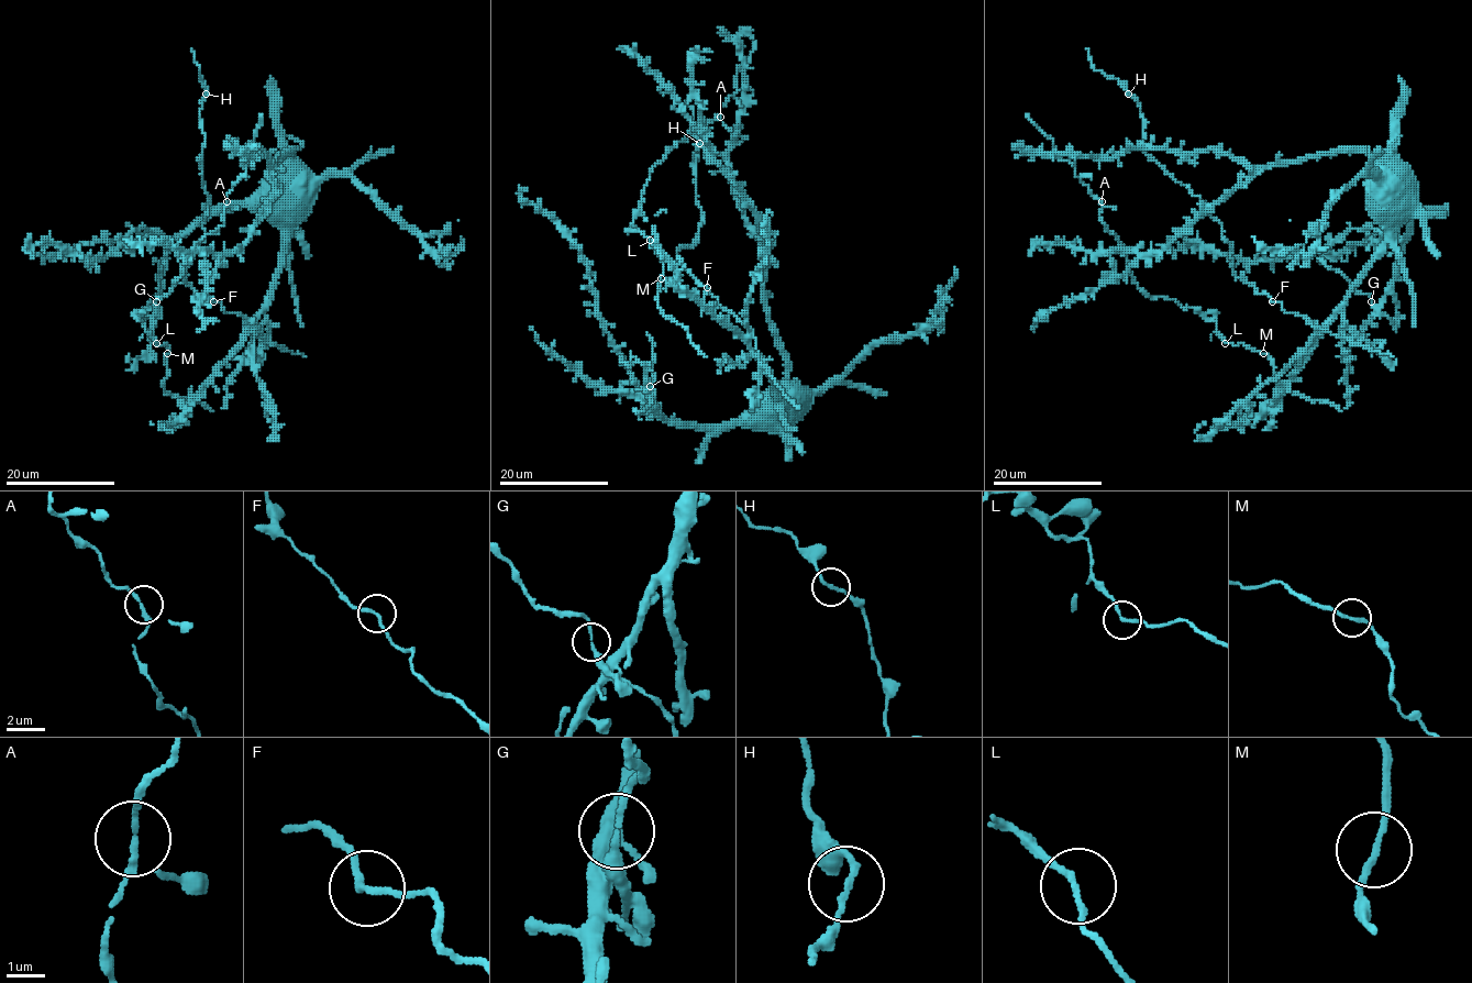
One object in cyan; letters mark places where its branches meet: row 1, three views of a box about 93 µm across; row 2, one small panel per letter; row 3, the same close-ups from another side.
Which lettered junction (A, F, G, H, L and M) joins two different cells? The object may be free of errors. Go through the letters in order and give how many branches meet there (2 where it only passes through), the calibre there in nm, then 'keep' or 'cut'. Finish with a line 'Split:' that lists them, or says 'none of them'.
A: branches 2; calibre 170 nm; keep
F: branches 2; calibre 180 nm; keep
G: branches 2; calibre 200 nm; keep
H: branches 2; calibre 170 nm; keep
L: branches 2; calibre 160 nm; keep
M: branches 2; calibre 170 nm; keep
Split: none of them

